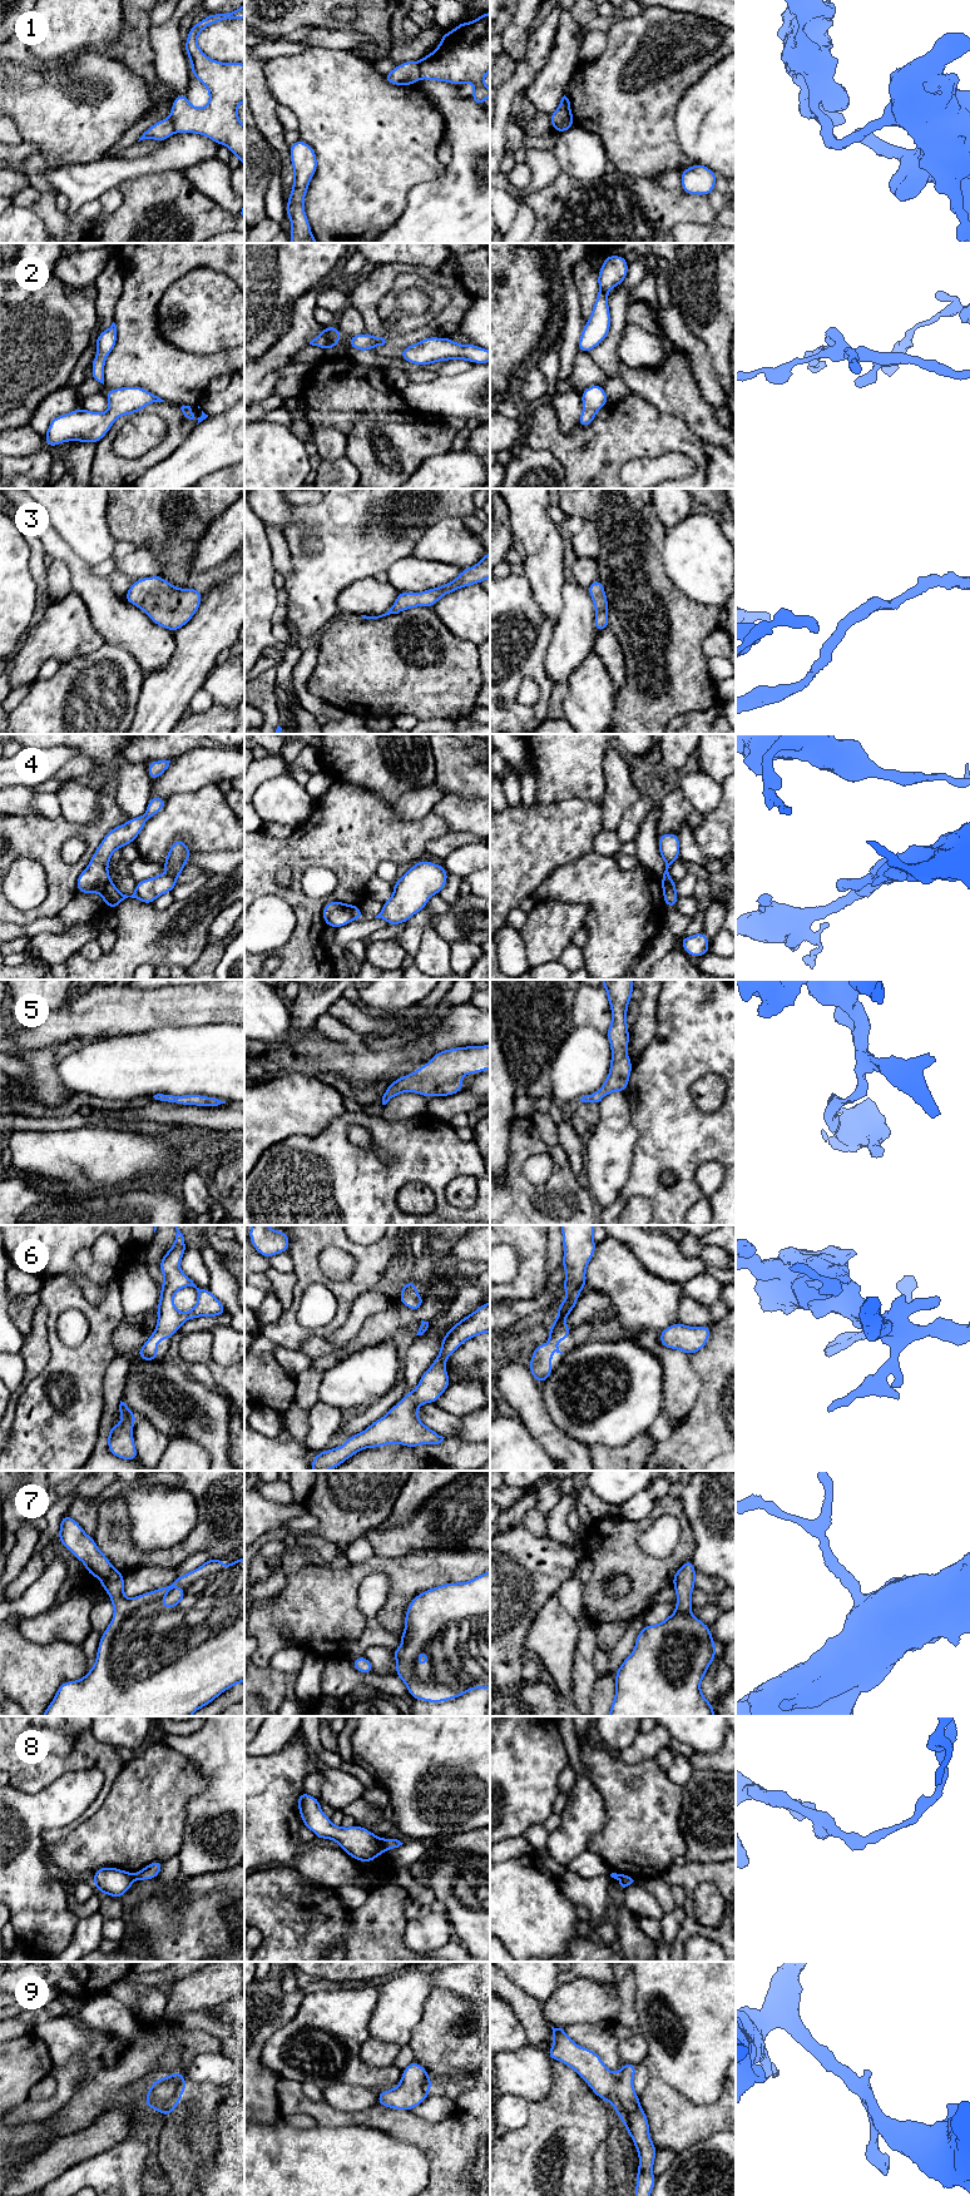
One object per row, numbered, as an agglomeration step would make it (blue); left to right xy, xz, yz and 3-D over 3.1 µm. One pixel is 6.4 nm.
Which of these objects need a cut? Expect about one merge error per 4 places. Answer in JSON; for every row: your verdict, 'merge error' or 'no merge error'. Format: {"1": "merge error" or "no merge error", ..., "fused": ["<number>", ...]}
{"1": "merge error", "2": "no merge error", "3": "no merge error", "4": "merge error", "5": "no merge error", "6": "no merge error", "7": "no merge error", "8": "merge error", "9": "no merge error", "fused": ["1", "4", "8"]}

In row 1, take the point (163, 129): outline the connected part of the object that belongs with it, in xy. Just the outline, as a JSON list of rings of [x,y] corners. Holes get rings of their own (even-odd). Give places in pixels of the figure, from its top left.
[[[165,118],[153,125],[150,125],[144,133],[143,135],[139,138],[138,142],[143,140],[143,139],[154,139],[158,142],[164,142],[165,139],[168,139],[172,134],[175,133],[173,122],[169,118]]]

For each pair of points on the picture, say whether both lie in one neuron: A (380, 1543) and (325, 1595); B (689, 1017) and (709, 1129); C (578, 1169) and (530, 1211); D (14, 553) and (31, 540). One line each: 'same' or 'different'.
A: different
B: same
C: different
D: different

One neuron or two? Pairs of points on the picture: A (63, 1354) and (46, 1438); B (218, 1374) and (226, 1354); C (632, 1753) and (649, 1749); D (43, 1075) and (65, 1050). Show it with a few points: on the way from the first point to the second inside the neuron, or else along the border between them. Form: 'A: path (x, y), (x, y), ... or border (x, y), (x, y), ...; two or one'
A: path (74, 1376), (80, 1399), (64, 1417); one
B: border (212, 1338), (212, 1358), (218, 1363), (231, 1366); two
C: path (636, 1753), (646, 1749); one
D: path (43, 1067), (58, 1052); one

